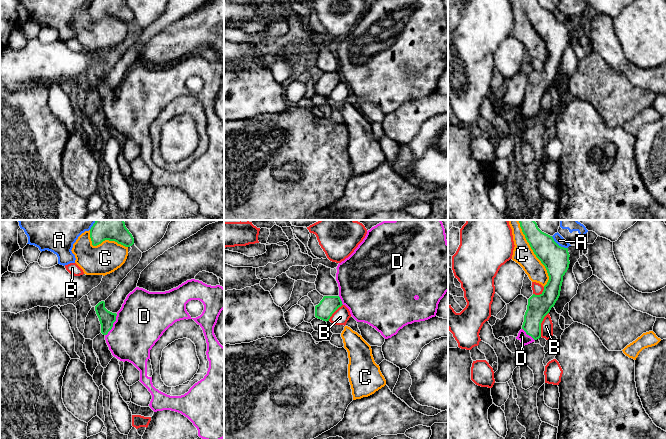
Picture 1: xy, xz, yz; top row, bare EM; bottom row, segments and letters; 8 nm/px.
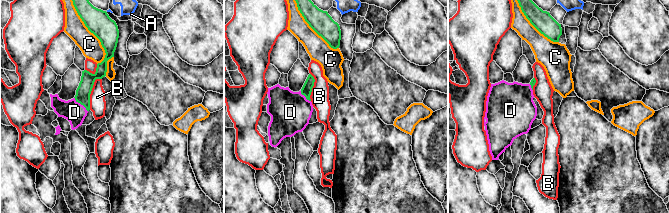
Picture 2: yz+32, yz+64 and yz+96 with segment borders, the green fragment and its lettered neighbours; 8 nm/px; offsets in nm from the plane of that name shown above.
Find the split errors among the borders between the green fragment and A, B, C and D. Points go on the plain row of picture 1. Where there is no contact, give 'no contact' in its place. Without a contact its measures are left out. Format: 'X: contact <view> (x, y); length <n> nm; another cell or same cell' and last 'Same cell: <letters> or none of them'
A: contact yz (558, 21); length 170 nm; another cell
B: contact yz (540, 100); length 220 nm; another cell
C: contact yz (535, 30); length 550 nm; another cell
D: contact xy (112, 101); length 200 nm; same cell
Same cell: D

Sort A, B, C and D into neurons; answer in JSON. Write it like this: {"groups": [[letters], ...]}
{"groups": [["A"], ["B"], ["C"], ["D"]]}

